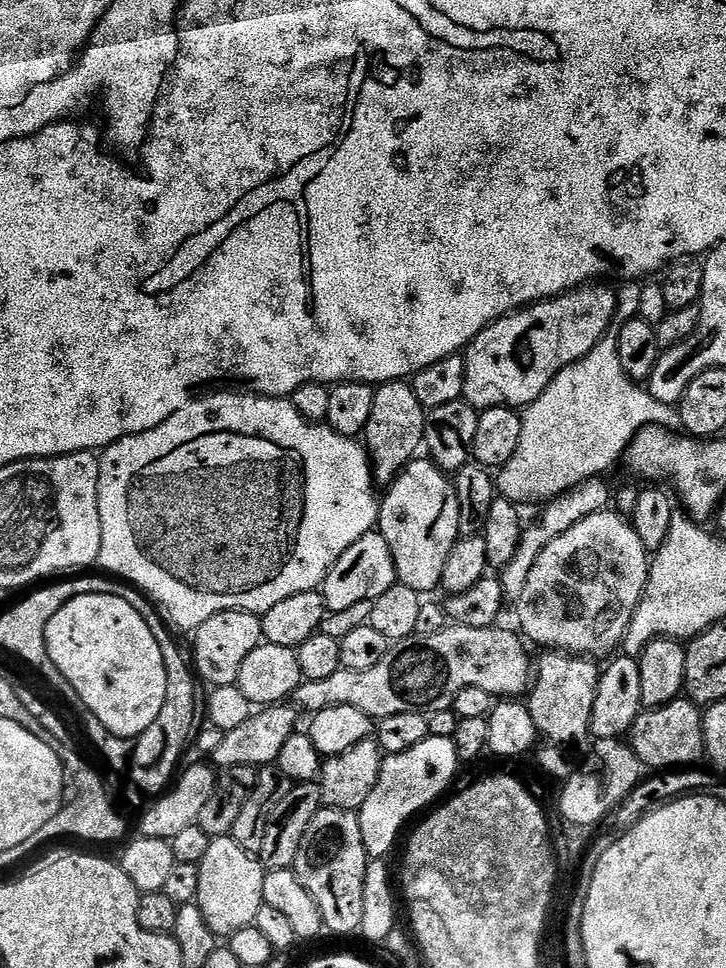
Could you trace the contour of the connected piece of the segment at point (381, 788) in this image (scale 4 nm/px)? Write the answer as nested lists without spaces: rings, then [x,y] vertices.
[[[428,735],[404,753],[385,755],[378,782],[374,790],[370,790],[370,798],[366,798],[358,813],[362,826],[362,842],[366,846],[369,857],[387,857],[389,855],[387,852],[391,850],[396,835],[403,830],[404,823],[415,812],[423,813],[429,806],[435,805],[445,795],[443,792],[451,786],[452,779],[455,778],[456,771],[460,767],[462,761],[459,750],[450,737]]]

